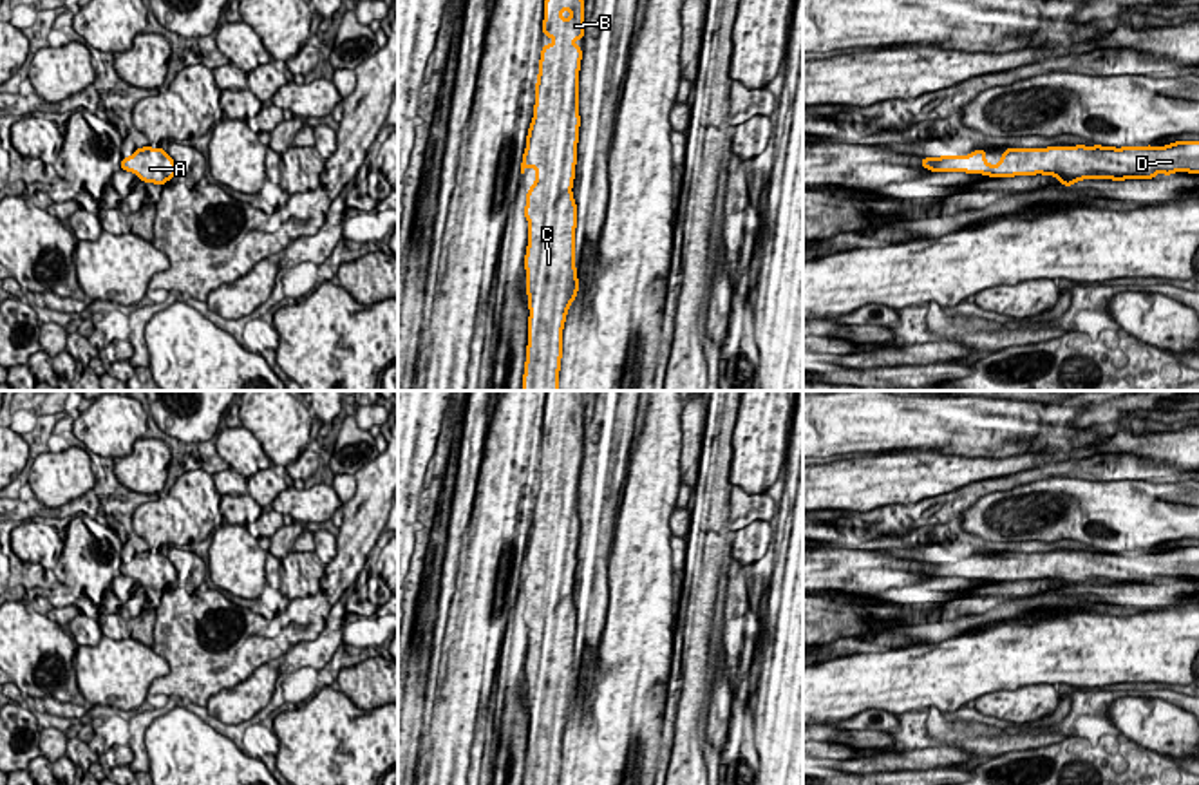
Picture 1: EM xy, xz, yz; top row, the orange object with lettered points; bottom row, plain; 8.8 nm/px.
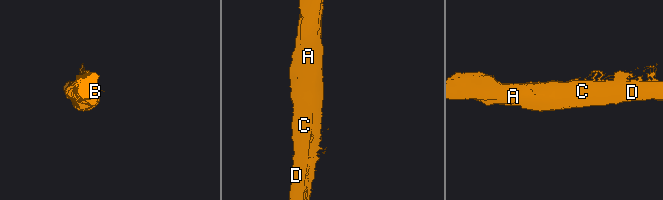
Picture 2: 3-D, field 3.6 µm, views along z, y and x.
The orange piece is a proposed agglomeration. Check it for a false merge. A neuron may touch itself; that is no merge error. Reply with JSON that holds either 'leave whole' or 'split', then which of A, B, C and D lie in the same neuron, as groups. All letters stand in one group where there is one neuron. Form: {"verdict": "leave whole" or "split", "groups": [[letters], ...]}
{"verdict": "leave whole", "groups": [["A", "B", "C", "D"]]}

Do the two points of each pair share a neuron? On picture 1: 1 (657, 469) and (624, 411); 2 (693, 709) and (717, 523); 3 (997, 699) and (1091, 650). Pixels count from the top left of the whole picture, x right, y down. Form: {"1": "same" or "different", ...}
{"1": "different", "2": "same", "3": "different"}

